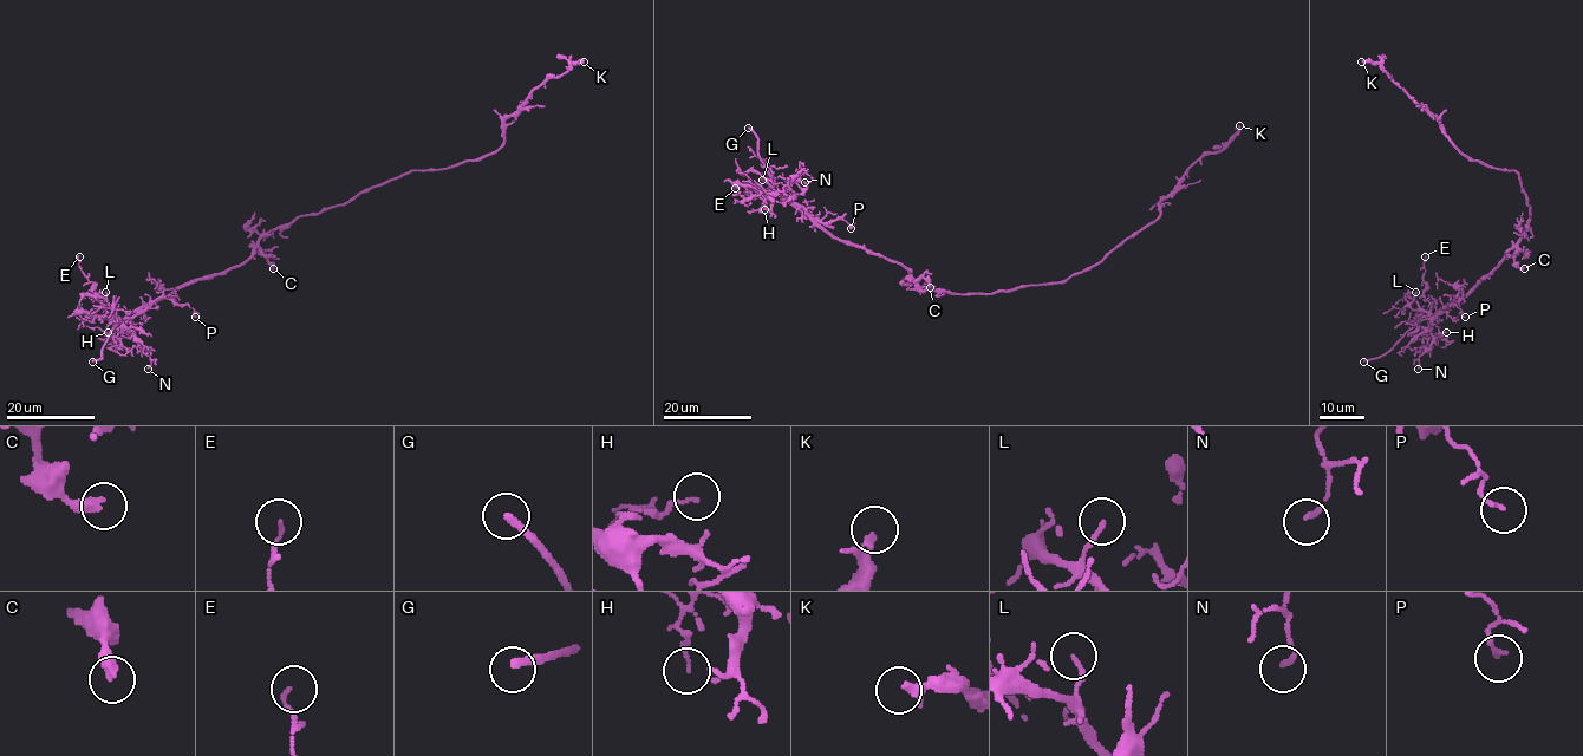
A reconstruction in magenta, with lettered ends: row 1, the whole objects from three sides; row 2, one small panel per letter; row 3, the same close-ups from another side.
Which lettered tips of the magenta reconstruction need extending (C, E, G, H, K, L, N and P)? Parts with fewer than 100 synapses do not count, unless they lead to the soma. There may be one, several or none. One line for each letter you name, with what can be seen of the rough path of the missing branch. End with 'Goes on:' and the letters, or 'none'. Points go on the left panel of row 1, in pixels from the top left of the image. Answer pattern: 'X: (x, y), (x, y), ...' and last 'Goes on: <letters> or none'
Goes on: G

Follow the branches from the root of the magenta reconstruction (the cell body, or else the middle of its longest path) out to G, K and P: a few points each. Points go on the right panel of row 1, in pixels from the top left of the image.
G: (1529, 206), (1530, 219), (1525, 235), (1464, 298), (1419, 320), (1389, 351), (1363, 362)
K: (1529, 206), (1513, 170), (1497, 169), (1464, 155), (1434, 117), (1378, 64), (1361, 62)
P: (1529, 206), (1530, 219), (1525, 235), (1473, 288), (1459, 297), (1454, 305), (1465, 317)

